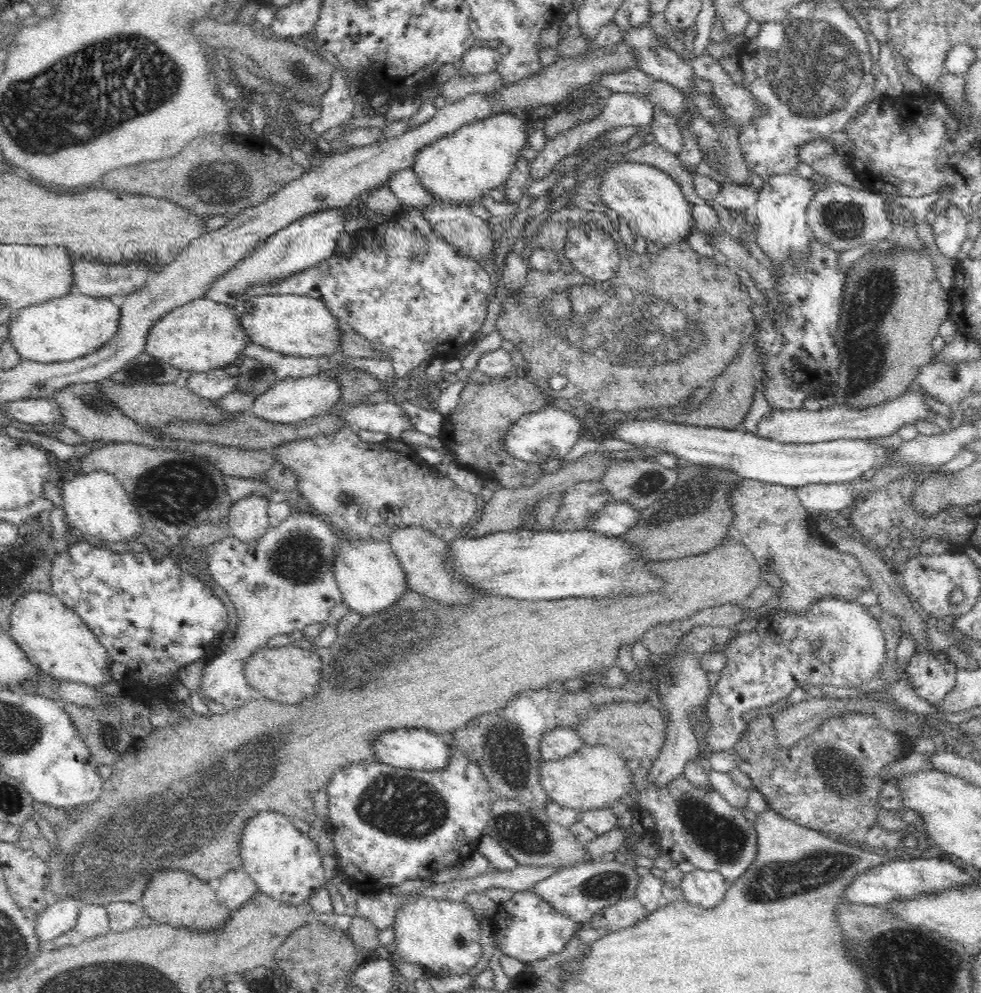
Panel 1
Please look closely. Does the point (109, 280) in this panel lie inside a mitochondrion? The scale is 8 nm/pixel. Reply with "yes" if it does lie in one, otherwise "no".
no

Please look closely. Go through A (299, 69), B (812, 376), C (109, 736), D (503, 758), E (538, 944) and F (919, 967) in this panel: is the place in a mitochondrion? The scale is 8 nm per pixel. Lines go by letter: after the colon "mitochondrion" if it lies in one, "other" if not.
A: mitochondrion
B: other
C: mitochondrion
D: mitochondrion
E: other
F: mitochondrion

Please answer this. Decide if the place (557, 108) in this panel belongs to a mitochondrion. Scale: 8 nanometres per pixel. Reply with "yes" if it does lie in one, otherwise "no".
no

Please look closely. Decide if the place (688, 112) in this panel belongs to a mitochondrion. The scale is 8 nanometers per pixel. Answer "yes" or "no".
no

